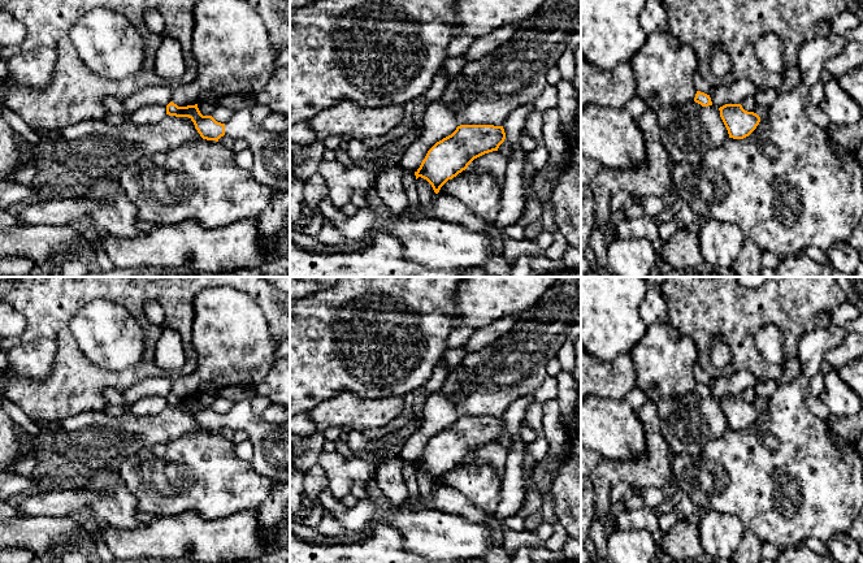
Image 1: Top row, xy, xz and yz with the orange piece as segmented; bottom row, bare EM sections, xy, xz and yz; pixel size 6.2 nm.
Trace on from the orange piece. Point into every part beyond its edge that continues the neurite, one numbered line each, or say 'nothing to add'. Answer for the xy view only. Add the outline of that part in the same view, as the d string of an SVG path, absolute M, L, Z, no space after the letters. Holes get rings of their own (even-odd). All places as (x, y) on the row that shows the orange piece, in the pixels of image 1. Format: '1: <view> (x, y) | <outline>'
1: xy (270, 150) | M243 108L225 124L225 135L248 143L253 155L251 173L260 185L290 191L290 130L266 131L252 120L251 108Z

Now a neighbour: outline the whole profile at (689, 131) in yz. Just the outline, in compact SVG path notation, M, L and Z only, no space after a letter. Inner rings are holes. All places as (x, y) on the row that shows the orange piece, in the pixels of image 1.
M688 101L677 105L665 105L656 112L659 137L673 163L698 164L714 148L729 139L728 130L720 117L717 107Z

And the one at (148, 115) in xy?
M155 104L144 105L126 116L135 125L155 125L166 116L166 107Z

